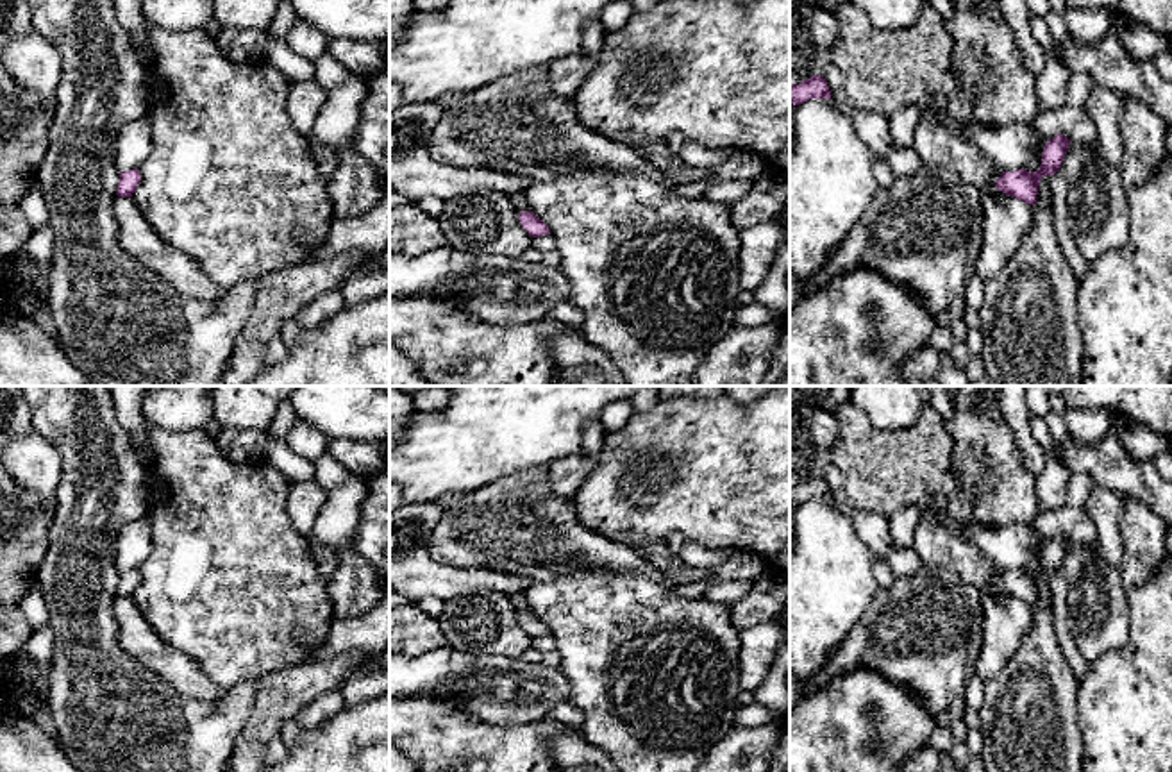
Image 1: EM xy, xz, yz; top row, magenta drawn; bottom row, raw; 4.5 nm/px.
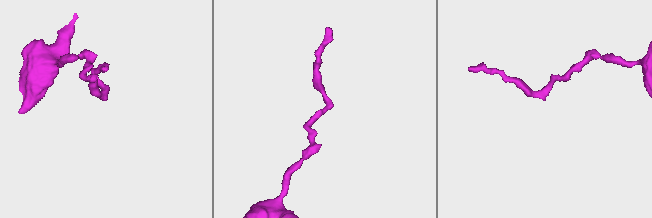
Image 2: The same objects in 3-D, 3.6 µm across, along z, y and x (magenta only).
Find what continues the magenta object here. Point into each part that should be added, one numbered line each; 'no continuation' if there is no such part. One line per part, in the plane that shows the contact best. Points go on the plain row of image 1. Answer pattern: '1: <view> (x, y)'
no continuation

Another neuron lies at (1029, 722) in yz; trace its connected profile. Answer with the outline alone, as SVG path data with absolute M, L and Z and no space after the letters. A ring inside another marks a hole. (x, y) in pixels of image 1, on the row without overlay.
M1051 577L1040 579L1031 606L1033 627L1004 668L984 683L979 713L981 758L986 772L1083 772L1083 733L1077 718L1079 681L1054 633Z

